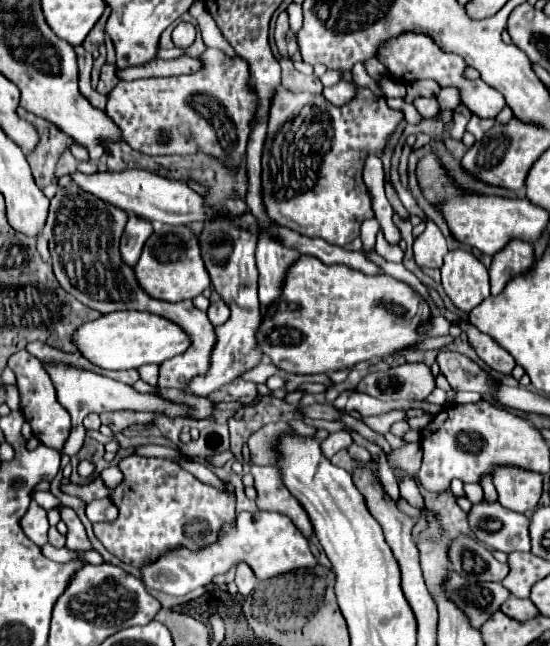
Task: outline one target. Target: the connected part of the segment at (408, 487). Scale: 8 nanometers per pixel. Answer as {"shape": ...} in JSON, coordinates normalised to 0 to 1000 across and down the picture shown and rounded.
{"shape":[[[720,726],[716,729],[720,743],[725,751],[727,766],[751,785],[760,788],[771,786],[771,772],[764,763],[762,754],[756,745]]]}

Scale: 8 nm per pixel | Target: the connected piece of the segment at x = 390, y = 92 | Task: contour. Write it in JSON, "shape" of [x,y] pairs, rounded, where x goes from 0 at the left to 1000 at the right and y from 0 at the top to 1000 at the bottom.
{"shape":[[[696,121],[696,124],[689,127],[689,133],[696,136],[696,142],[700,142],[704,152],[736,152],[736,146],[740,146],[740,142],[736,142],[736,133],[715,127],[711,121]]]}

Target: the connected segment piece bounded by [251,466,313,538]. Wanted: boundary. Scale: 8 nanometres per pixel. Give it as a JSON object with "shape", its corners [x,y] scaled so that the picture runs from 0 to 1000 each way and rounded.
{"shape":[[[456,721],[456,734],[464,740],[467,759],[467,783],[471,789],[496,789],[525,799],[533,811],[562,833],[569,814],[547,780],[525,765],[518,749],[511,749],[511,737],[496,721]]]}

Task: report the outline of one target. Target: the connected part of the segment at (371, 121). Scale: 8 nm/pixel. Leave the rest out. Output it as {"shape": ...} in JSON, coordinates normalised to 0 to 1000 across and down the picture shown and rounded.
{"shape":[[[515,133],[493,152],[485,183],[485,214],[478,226],[475,303],[482,328],[493,341],[551,365],[587,368],[598,378],[631,381],[653,365],[656,344],[678,337],[675,307],[660,285],[660,254],[671,238],[689,241],[704,214],[718,204],[733,176],[711,170],[700,152],[685,152],[671,136],[653,136],[645,155],[627,164],[605,164],[584,146],[529,146]]]}

